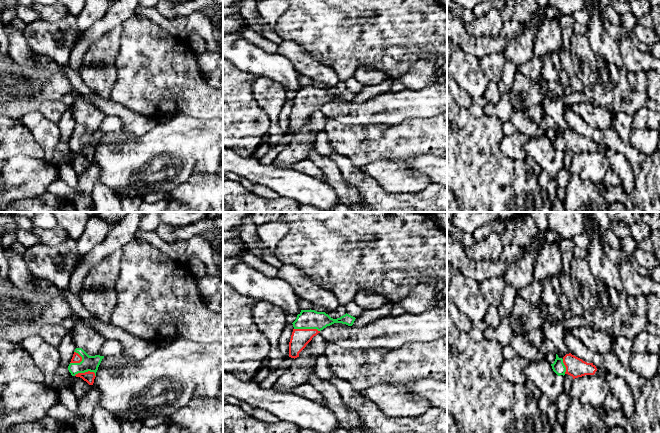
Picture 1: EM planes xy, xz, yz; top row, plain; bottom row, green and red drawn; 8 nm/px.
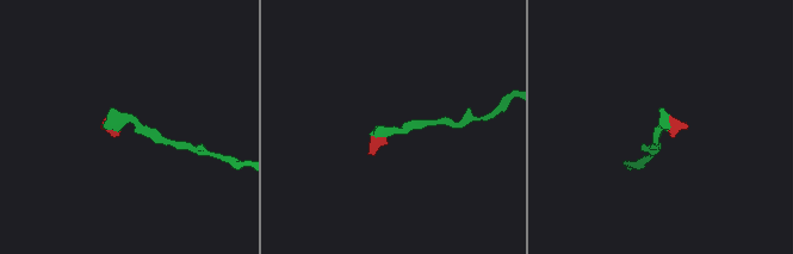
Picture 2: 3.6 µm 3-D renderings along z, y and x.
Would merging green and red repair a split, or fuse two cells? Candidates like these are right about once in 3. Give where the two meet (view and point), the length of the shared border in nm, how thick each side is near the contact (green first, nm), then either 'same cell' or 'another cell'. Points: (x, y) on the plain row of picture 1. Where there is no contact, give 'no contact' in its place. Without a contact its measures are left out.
meets green in xz at (307, 104); contact 200 nm long; 160 nm thick on the green side, 150 nm on the other; same cell

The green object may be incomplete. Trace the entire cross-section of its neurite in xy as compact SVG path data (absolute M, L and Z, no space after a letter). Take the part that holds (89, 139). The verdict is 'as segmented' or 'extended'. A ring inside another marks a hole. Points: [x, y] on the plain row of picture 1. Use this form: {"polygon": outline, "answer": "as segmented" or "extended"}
{"polygon": "M76 124L68 142L72 152L80 153L93 161L96 148L104 132L89 132L82 124Z", "answer": "extended"}

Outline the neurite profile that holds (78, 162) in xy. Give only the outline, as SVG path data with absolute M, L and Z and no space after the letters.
M76 152L71 153L70 160L64 158L59 161L64 161L68 163L78 175L84 172L87 168L89 168L93 164L93 161L89 161L82 154Z

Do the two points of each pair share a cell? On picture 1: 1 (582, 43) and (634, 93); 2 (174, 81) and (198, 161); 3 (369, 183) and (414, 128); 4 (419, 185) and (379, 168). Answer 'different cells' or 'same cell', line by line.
1: same cell
2: different cells
3: different cells
4: same cell

